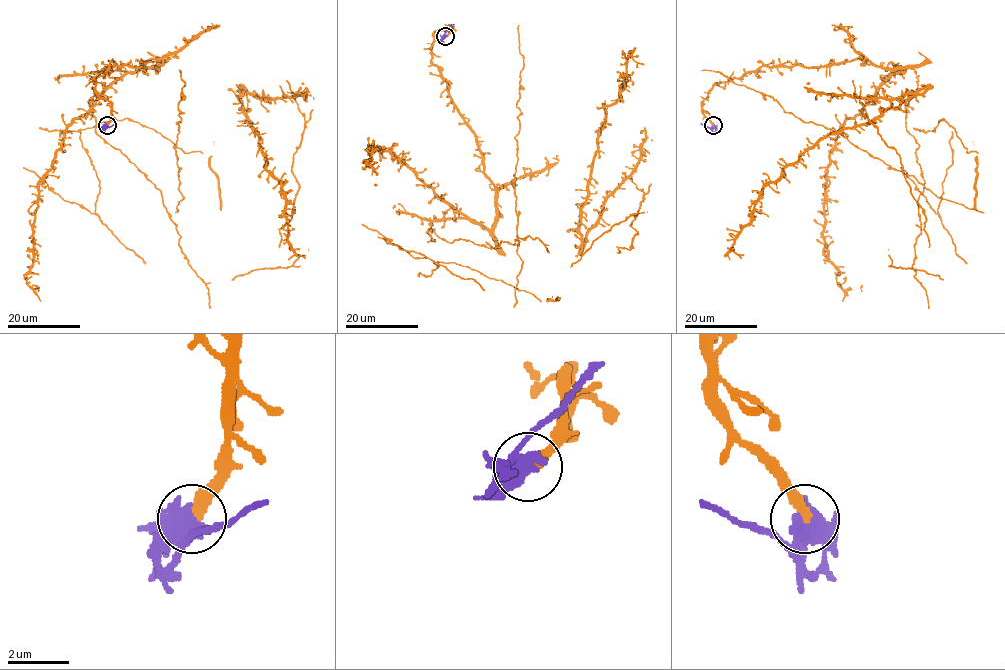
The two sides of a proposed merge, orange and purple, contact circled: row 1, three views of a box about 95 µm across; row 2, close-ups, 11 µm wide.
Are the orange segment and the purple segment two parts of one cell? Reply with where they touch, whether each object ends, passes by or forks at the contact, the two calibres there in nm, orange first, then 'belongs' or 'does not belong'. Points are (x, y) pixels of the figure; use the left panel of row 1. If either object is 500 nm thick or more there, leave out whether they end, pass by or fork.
(107, 125) | orange ends | purple forks | 360/460 nm | does not belong

